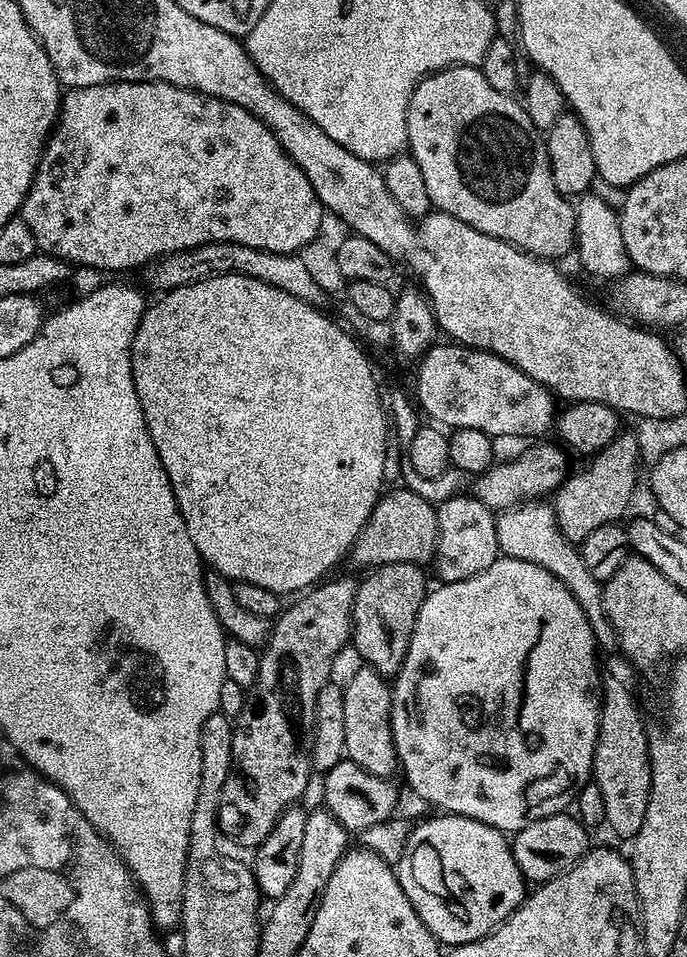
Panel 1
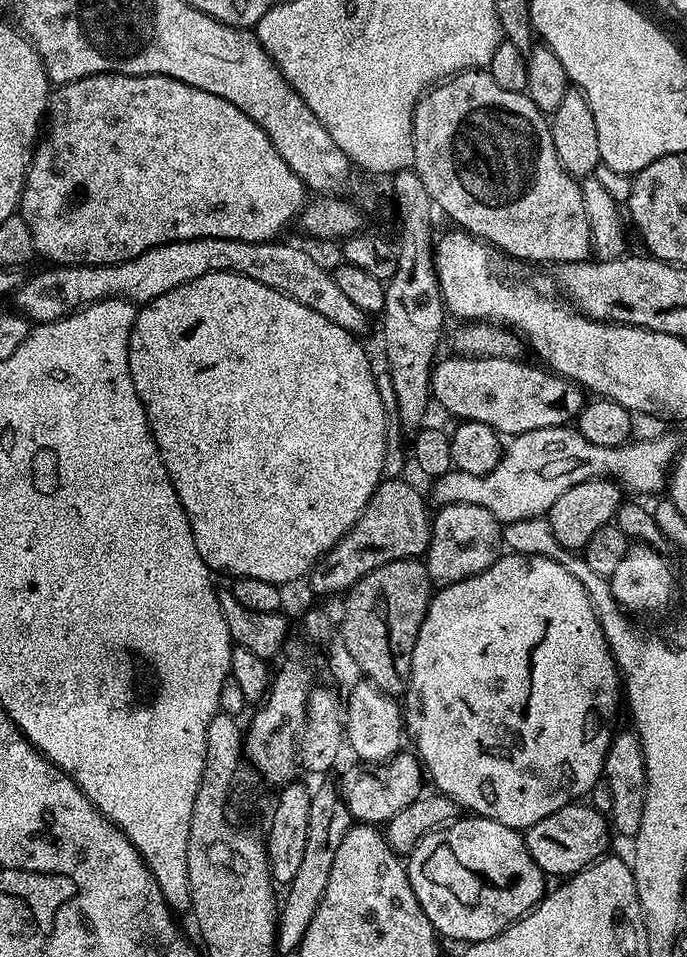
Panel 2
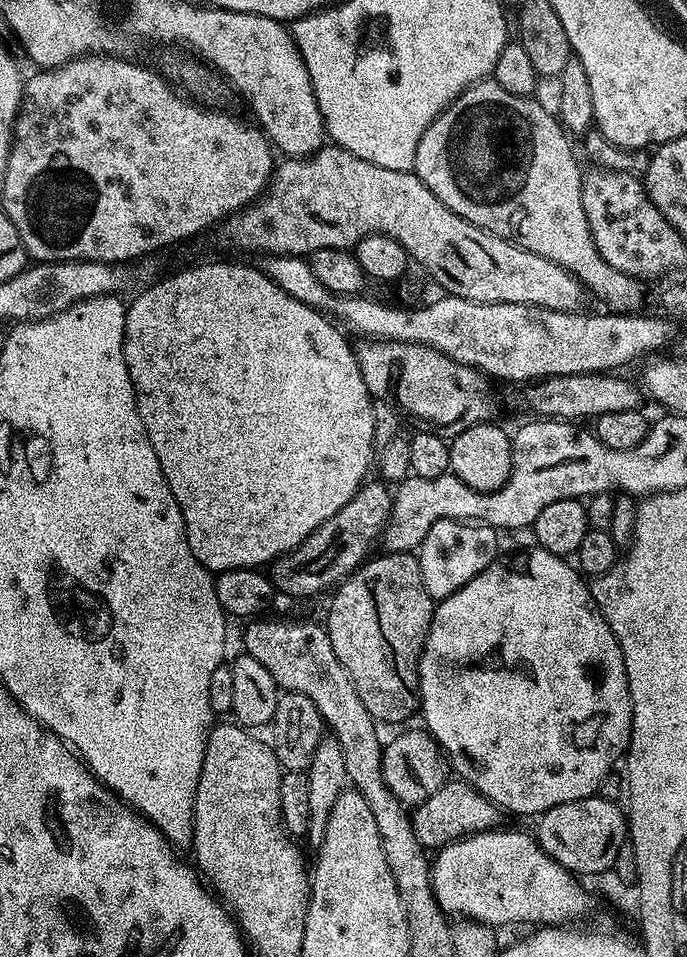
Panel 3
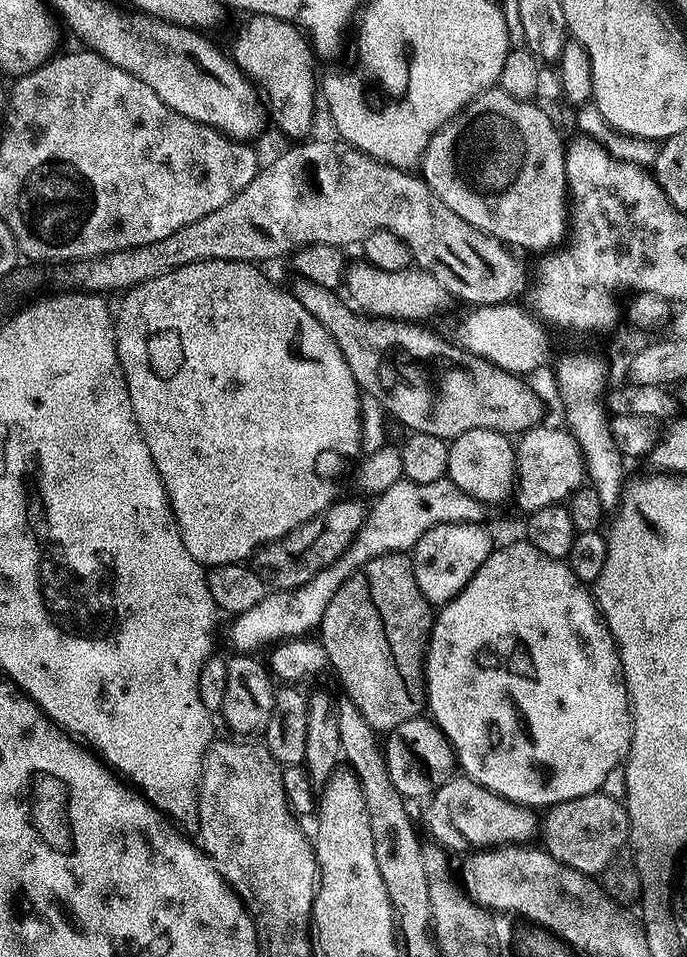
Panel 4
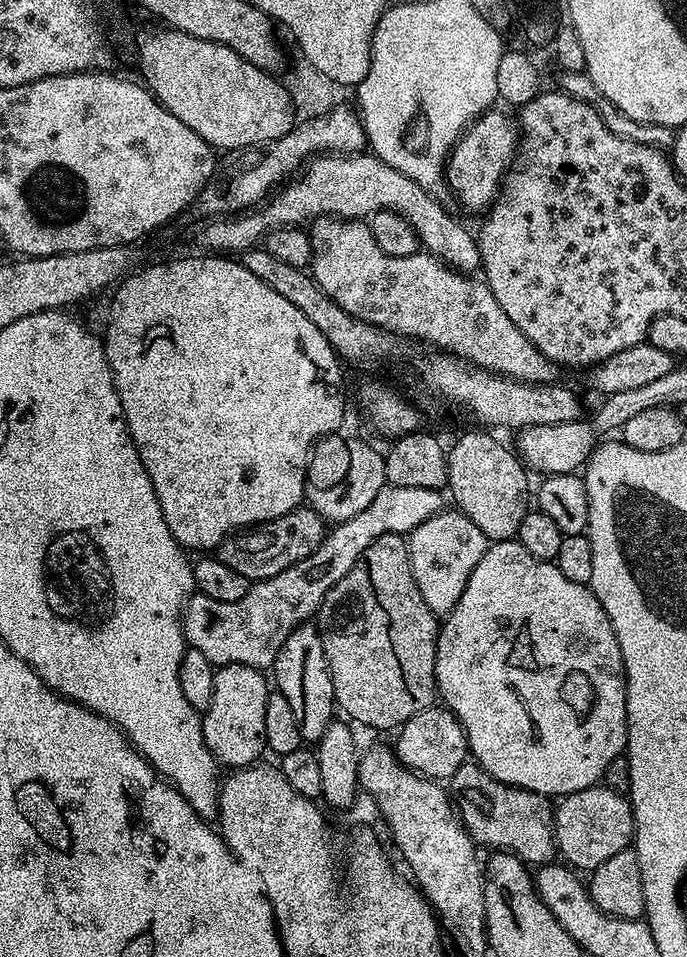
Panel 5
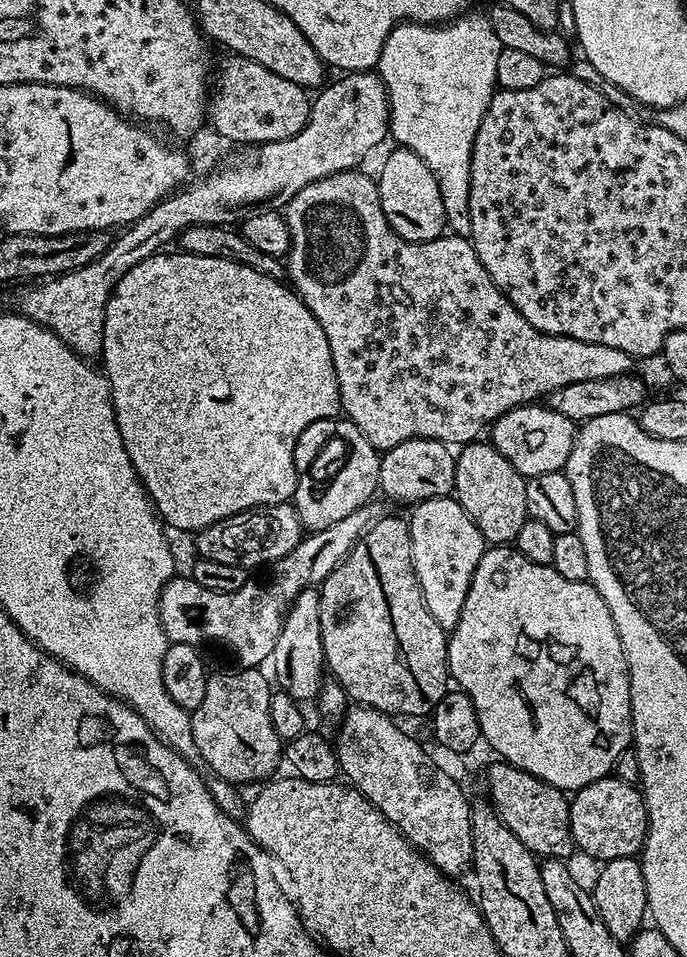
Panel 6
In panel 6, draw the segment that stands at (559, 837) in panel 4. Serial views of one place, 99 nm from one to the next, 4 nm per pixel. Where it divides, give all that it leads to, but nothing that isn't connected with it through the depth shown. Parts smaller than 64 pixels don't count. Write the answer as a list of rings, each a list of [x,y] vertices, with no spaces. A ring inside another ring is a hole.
[[[615,774],[575,789],[568,805],[573,845],[599,862],[620,857],[635,857],[648,837],[648,815],[644,793],[635,784],[627,784]],[[576,796],[576,797],[575,797]]]

